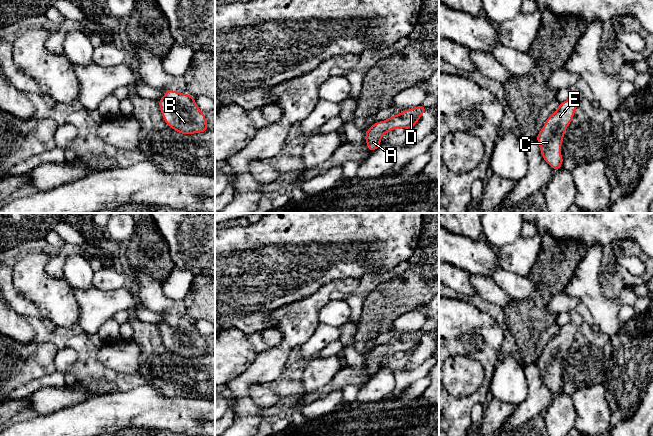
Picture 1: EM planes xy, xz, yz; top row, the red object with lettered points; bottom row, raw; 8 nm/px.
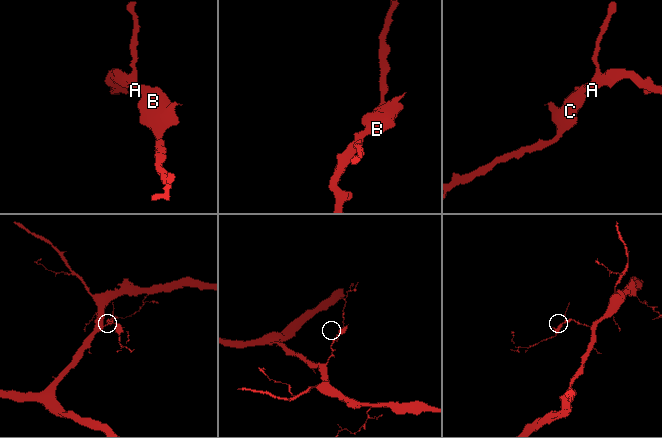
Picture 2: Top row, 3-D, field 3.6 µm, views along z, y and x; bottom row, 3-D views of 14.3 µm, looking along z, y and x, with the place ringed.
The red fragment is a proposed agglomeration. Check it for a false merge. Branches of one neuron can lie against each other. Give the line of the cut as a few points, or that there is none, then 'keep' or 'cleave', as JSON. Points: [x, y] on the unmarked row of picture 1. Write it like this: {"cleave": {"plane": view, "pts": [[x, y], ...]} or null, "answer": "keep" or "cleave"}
{"cleave": null, "answer": "keep"}

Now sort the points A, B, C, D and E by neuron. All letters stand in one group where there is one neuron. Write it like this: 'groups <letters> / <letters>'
groups A B C D E

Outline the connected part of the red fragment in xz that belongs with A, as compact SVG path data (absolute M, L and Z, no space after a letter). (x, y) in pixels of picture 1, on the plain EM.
M422 328L401 335L397 339L393 339L384 345L377 345L374 347L366 356L365 356L365 366L367 368L368 373L373 377L381 368L382 360L394 353L403 352L403 353L411 353L413 350L417 348L421 339L428 332L423 330Z

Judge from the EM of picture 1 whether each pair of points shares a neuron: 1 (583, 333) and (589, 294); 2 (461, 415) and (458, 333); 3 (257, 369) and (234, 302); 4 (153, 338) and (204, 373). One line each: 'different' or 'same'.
1: different
2: same
3: different
4: same

